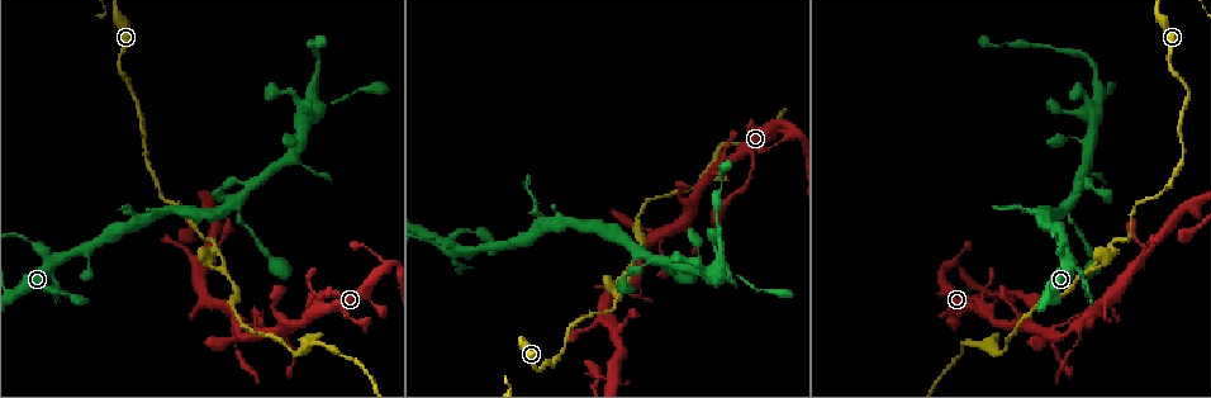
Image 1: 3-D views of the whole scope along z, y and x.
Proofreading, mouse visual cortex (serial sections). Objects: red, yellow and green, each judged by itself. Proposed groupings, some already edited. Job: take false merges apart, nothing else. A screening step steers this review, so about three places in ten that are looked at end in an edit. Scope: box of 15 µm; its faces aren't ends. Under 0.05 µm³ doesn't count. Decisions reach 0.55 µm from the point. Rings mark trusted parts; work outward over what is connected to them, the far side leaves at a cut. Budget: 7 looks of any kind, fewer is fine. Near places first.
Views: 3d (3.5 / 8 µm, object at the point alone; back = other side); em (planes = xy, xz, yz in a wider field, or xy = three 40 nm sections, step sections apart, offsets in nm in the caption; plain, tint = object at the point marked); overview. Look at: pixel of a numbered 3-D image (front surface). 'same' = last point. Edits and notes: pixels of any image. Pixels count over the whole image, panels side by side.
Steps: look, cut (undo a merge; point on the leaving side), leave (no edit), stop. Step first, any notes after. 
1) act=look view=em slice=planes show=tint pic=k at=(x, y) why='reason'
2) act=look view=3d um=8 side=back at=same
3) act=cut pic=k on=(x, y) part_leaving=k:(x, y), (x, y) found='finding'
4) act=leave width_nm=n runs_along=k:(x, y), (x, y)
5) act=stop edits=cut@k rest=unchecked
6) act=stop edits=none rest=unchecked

act=look view=3d um=8 pic=1 at=(238, 328) why='sharp bend'

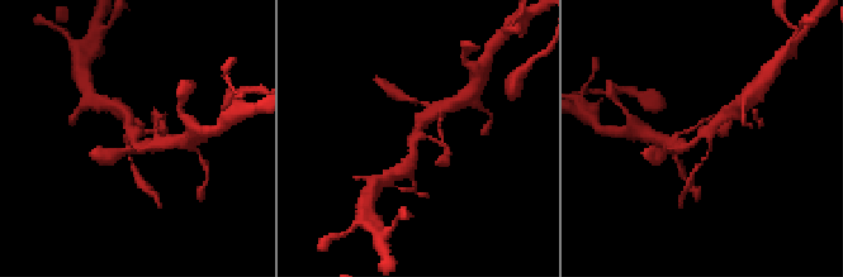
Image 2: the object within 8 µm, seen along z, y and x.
act=look view=3d um=3.5 pic=2 at=(419, 136)

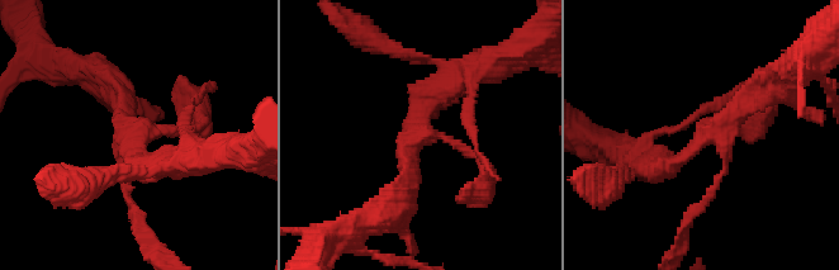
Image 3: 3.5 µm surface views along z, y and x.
act=leave runs_along=3:(649, 165), (685, 157), (766, 90) found='all the same cell'

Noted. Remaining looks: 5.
act=look view=3d um=8 pic=1 at=(611, 289) why='sudden change in width'

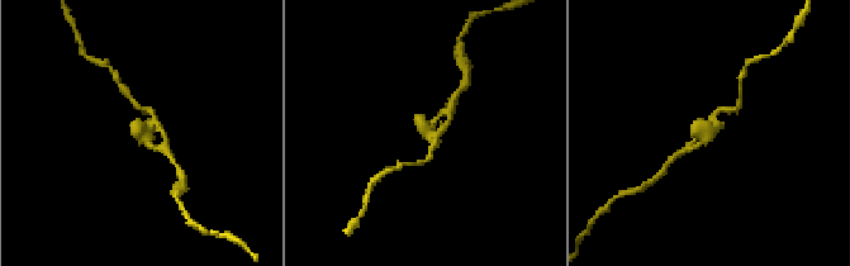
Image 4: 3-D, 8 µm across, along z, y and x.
act=look view=em slice=xy step=2 show=tint pic=4 at=(710, 135) why='now the EM'

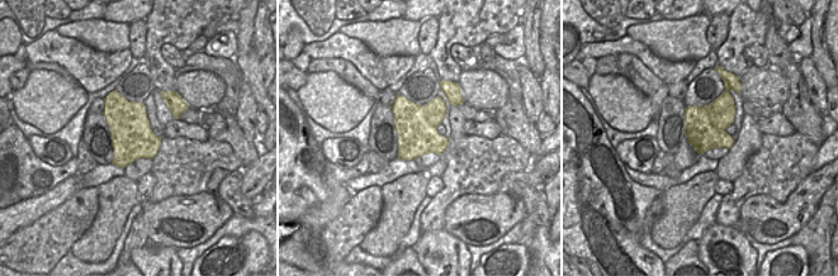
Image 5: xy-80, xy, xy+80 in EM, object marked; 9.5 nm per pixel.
act=leave runs_along=4:(727, 112), (716, 114), (702, 143), (687, 148) found='one cell here'

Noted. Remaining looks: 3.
act=look view=3d um=3.5 pic=1 at=(312, 339) why='thick turns thin'

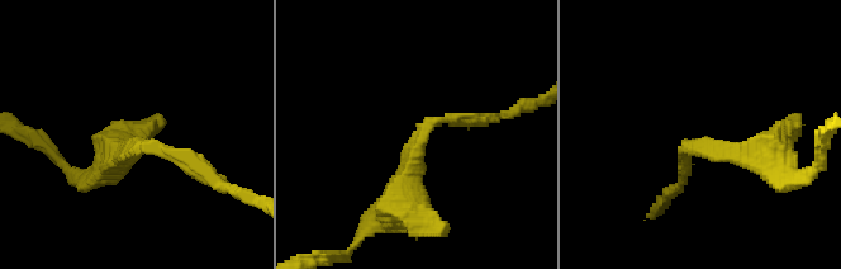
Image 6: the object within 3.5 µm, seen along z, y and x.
act=leave runs_along=6:(388, 212), (427, 124), (485, 118) found='continuous, no second cell'

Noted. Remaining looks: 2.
act=stop edits=none rest=unchecked

